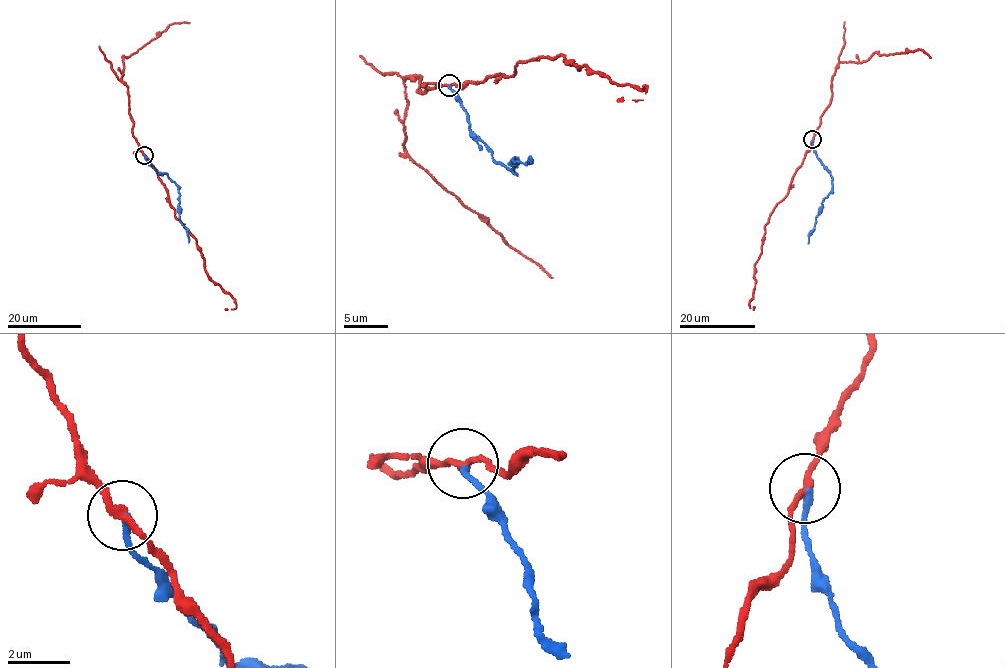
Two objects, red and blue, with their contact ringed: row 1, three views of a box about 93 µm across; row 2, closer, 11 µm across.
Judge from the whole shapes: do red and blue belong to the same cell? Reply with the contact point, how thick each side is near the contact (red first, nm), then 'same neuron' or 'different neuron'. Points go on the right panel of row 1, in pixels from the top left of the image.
place (812, 139); calibres 200 and 200 nm; different neuron

